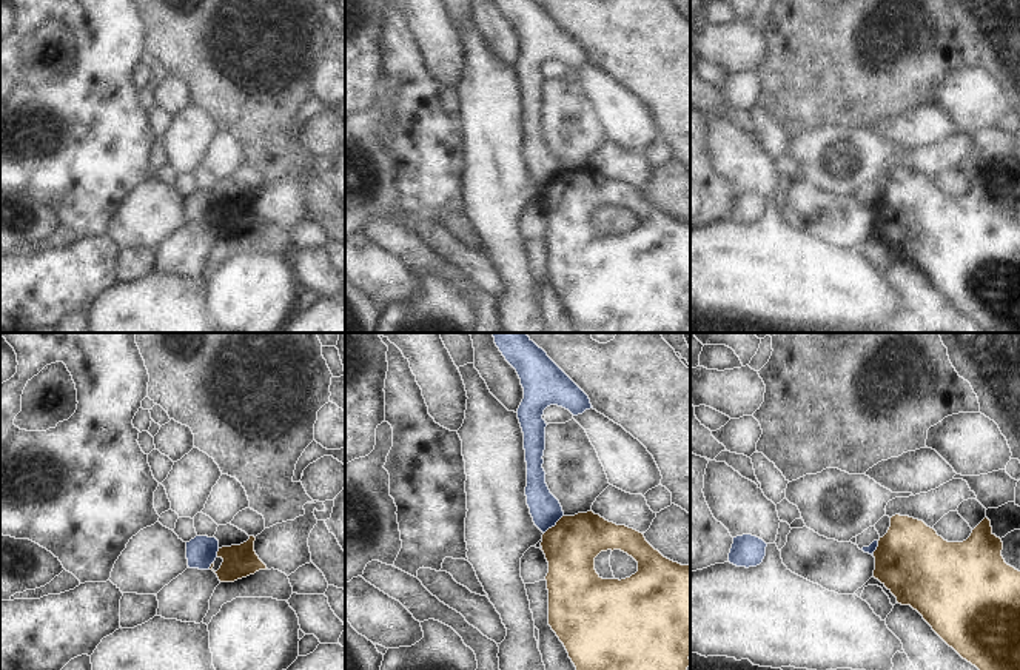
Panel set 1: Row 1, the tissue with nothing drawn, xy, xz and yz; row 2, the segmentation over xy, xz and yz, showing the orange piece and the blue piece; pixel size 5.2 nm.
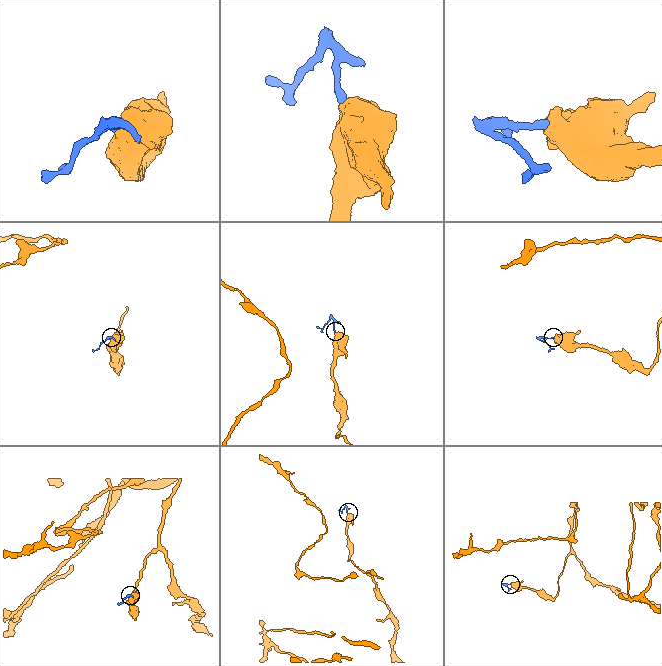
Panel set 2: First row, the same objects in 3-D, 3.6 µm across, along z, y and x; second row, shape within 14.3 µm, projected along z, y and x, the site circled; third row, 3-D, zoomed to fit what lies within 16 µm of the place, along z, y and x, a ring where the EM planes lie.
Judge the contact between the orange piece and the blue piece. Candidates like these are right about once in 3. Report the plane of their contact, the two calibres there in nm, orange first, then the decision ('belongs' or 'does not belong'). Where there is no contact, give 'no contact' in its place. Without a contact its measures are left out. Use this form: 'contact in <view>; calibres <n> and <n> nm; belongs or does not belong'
contact in xz; calibres 280 and 160 nm; does not belong

